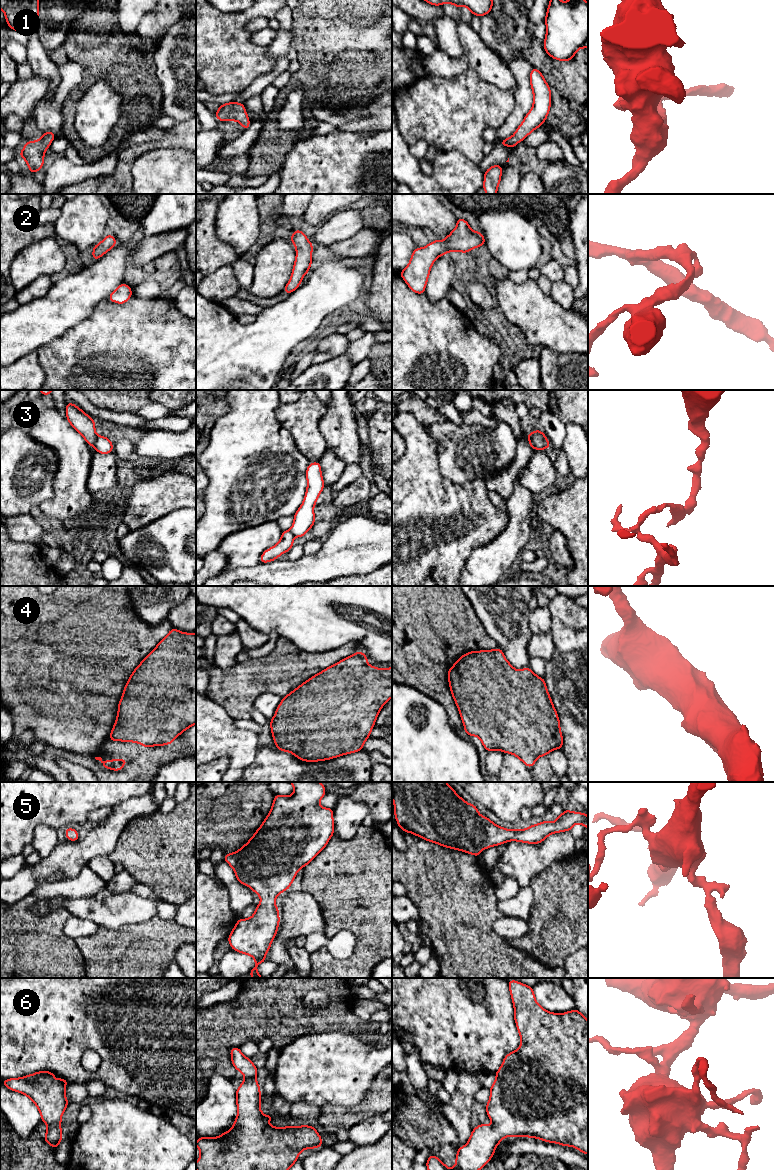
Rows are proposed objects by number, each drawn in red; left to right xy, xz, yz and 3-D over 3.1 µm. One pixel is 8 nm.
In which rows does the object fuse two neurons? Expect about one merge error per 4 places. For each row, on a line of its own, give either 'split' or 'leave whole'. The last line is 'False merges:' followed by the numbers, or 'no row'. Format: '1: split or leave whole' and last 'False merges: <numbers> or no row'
1: leave whole
2: leave whole
3: split
4: leave whole
5: leave whole
6: leave whole
False merges: 3

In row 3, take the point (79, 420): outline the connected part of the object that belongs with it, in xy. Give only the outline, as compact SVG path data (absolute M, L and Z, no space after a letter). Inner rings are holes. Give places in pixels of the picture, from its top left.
M70 402L66 405L66 417L70 425L84 437L86 443L95 447L97 434L94 419Z

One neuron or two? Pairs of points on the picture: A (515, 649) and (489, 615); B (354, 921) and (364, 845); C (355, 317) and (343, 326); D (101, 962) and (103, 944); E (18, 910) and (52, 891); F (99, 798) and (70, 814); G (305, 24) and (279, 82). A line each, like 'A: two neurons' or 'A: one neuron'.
A: one neuron
B: one neuron
C: one neuron
D: one neuron
E: two neurons
F: one neuron
G: two neurons

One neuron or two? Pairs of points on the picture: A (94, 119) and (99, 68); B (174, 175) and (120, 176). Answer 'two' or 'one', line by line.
A: two
B: two

